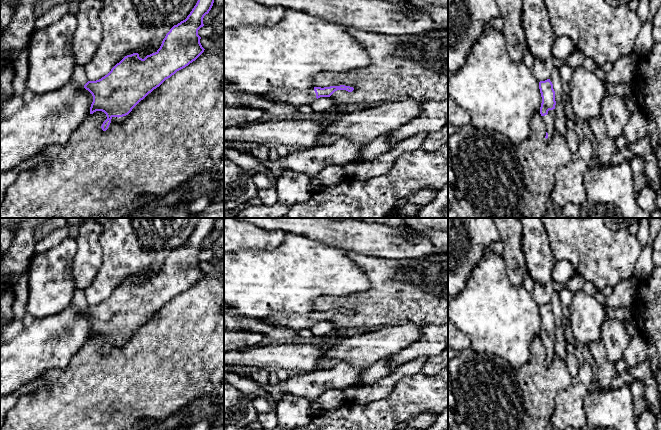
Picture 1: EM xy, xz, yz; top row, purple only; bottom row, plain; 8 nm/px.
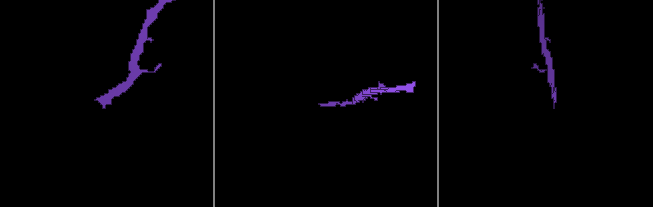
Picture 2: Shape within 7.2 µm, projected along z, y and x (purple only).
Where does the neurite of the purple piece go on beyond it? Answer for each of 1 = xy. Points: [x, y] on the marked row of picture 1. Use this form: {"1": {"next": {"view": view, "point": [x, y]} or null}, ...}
{"1": {"next": null}}

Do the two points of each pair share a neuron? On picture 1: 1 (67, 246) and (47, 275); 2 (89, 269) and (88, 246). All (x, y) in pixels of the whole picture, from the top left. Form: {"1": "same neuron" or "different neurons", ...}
{"1": "same neuron", "2": "same neuron"}

